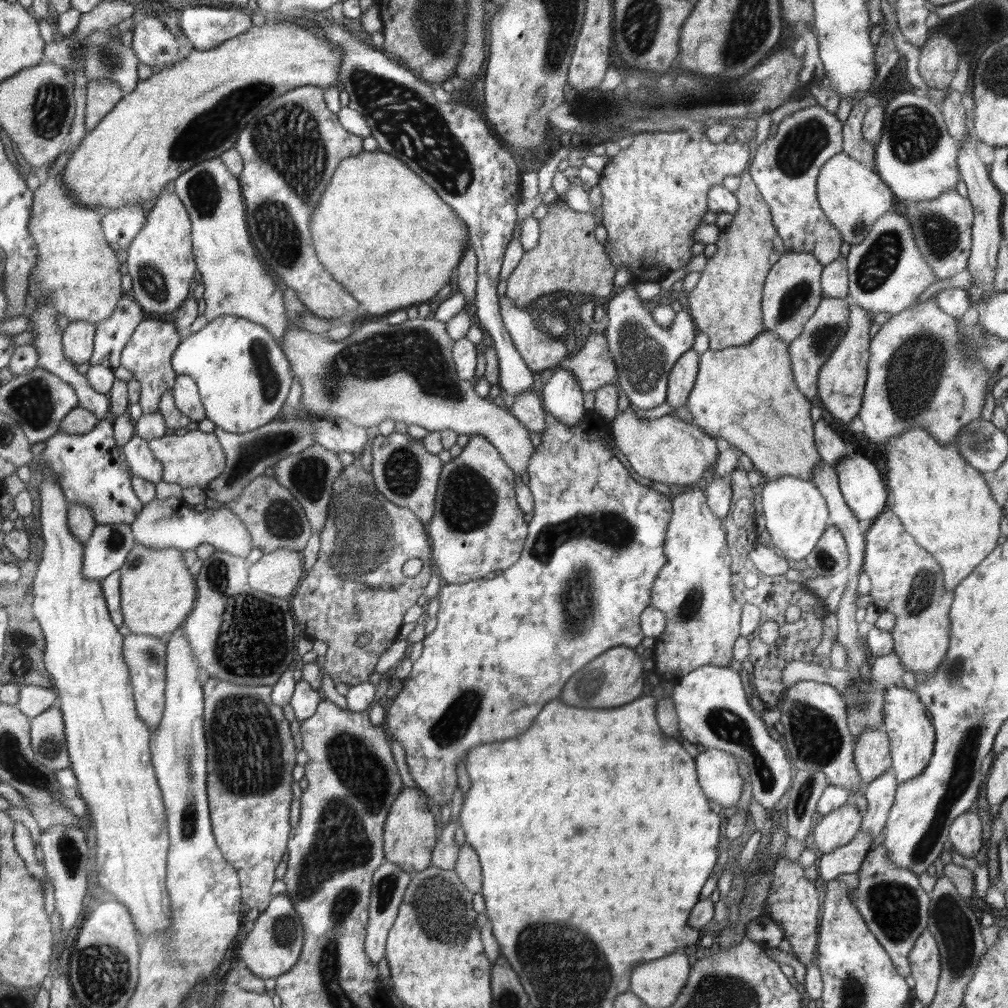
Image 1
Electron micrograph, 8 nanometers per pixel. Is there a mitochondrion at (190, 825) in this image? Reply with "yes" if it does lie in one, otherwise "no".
yes

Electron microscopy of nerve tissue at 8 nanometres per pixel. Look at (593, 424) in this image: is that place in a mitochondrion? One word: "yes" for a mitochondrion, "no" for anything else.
no

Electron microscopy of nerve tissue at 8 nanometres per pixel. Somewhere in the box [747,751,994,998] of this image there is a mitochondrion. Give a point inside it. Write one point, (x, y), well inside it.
(957, 930)

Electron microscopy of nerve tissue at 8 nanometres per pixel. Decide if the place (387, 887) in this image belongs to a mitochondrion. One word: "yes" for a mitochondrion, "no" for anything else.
yes

